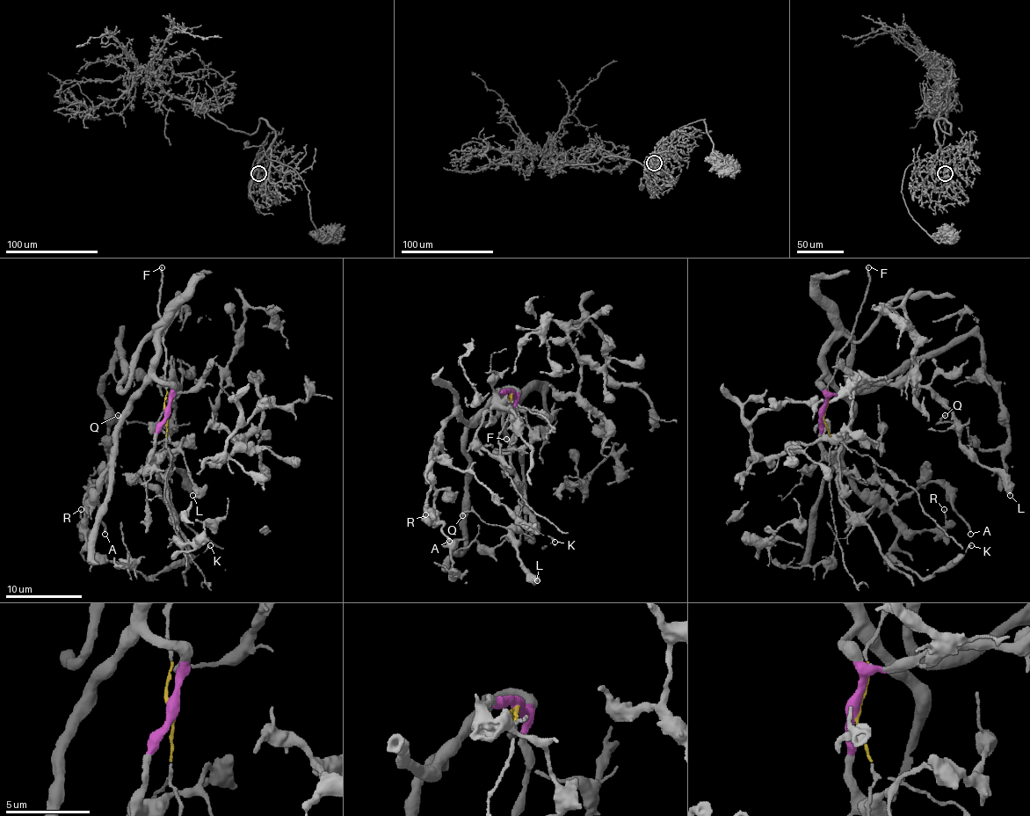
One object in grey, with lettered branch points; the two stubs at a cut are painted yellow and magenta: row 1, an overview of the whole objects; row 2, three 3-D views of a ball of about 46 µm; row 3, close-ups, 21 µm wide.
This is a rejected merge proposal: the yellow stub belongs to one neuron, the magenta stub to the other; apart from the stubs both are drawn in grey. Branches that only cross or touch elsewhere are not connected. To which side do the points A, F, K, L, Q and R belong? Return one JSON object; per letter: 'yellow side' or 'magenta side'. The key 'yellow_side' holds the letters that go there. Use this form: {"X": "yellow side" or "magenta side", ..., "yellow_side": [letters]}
{"A": "magenta side", "F": "yellow side", "K": "magenta side", "L": "magenta side", "Q": "magenta side", "R": "magenta side", "yellow_side": ["F"]}

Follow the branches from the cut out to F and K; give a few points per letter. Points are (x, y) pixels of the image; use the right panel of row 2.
F: (824, 412), (837, 351), (850, 338), (868, 286), (868, 266)
K: (824, 412), (823, 380), (850, 405), (842, 467), (892, 519), (899, 563), (923, 578), (970, 545)

